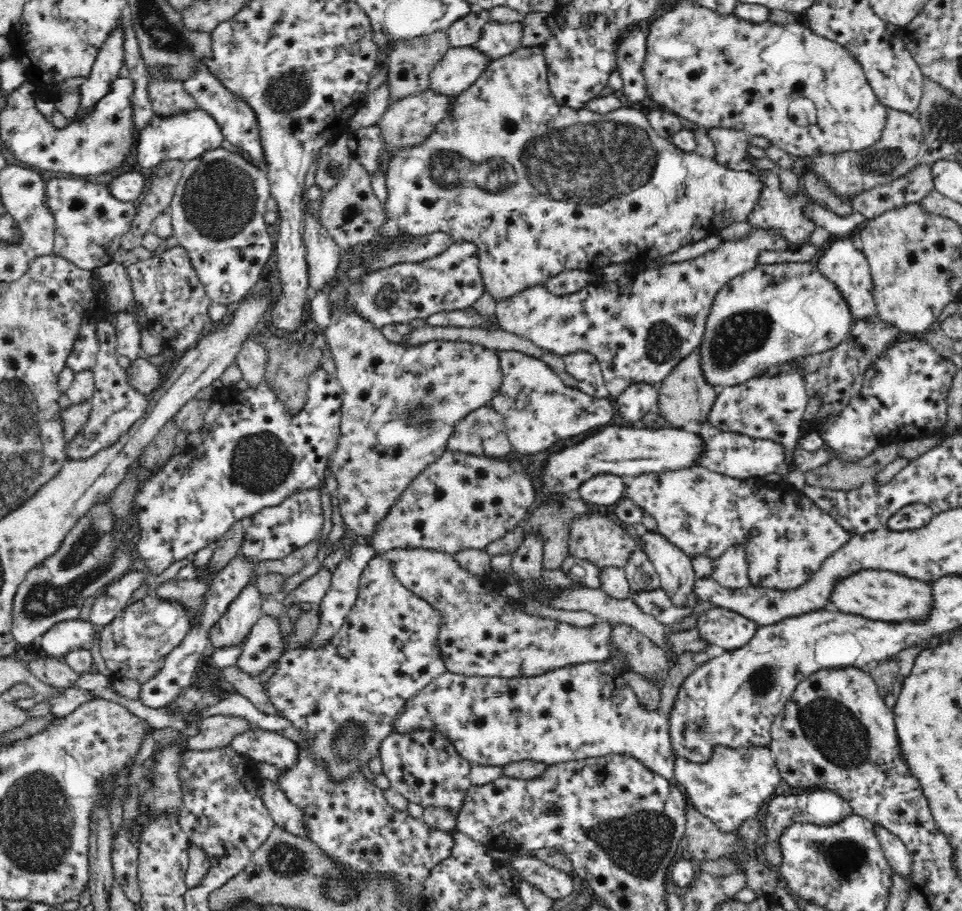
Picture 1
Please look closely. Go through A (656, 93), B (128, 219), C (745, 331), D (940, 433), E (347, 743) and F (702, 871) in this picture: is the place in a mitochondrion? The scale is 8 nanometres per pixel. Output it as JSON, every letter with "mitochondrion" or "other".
{"A":"other","B":"other","C":"mitochondrion","D":"other","E":"mitochondrion","F":"other"}

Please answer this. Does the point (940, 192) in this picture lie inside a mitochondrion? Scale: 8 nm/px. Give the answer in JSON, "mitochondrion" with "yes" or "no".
{"mitochondrion":"no"}

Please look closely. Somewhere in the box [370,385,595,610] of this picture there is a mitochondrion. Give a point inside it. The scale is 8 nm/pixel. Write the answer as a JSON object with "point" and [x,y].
{"point":[420,415]}

